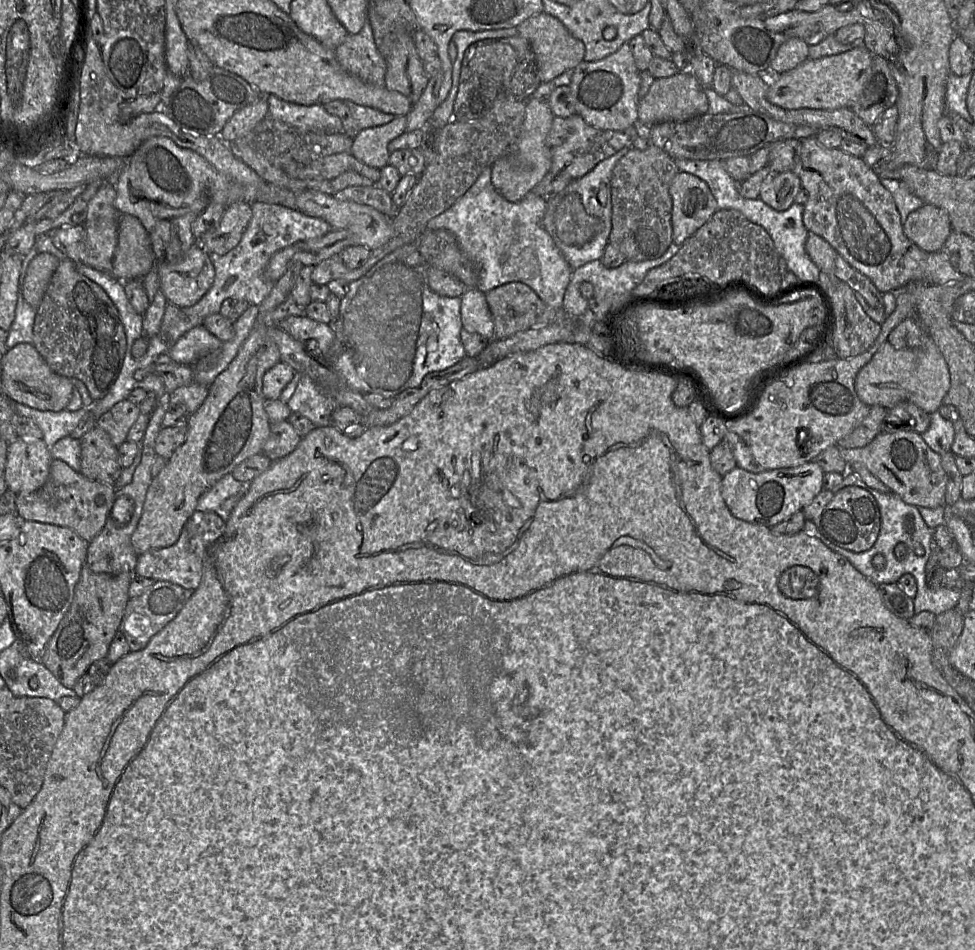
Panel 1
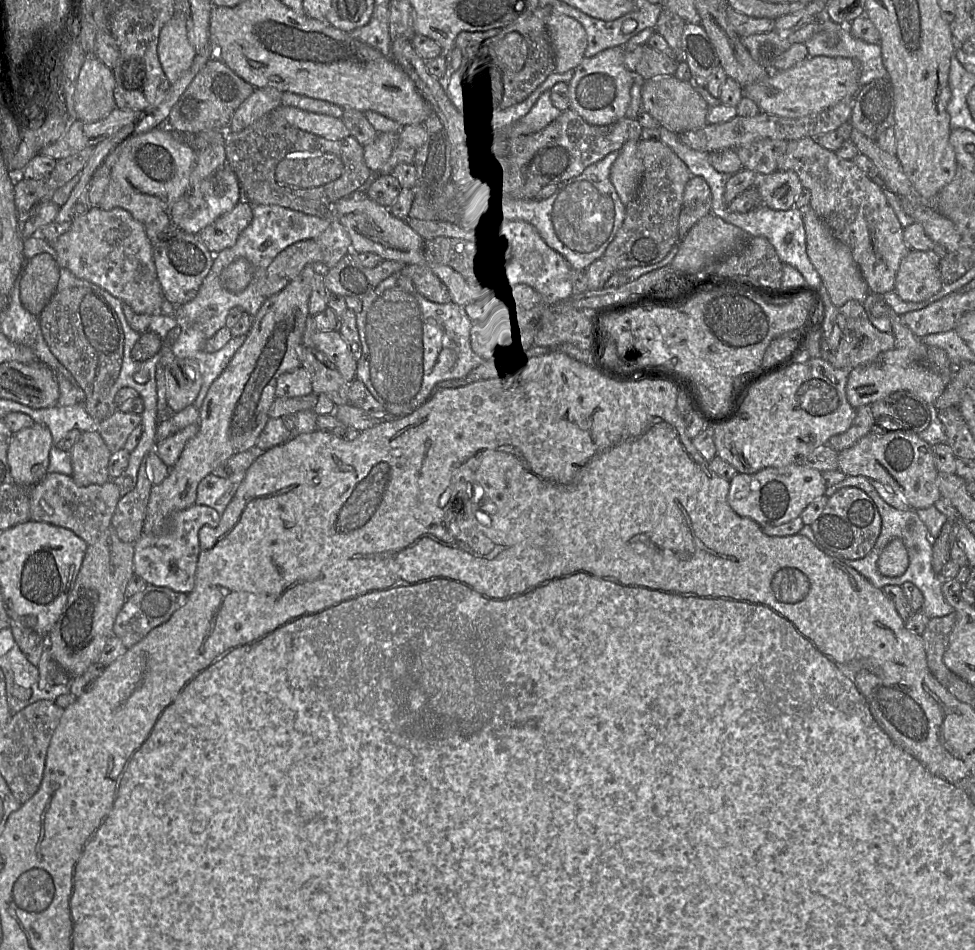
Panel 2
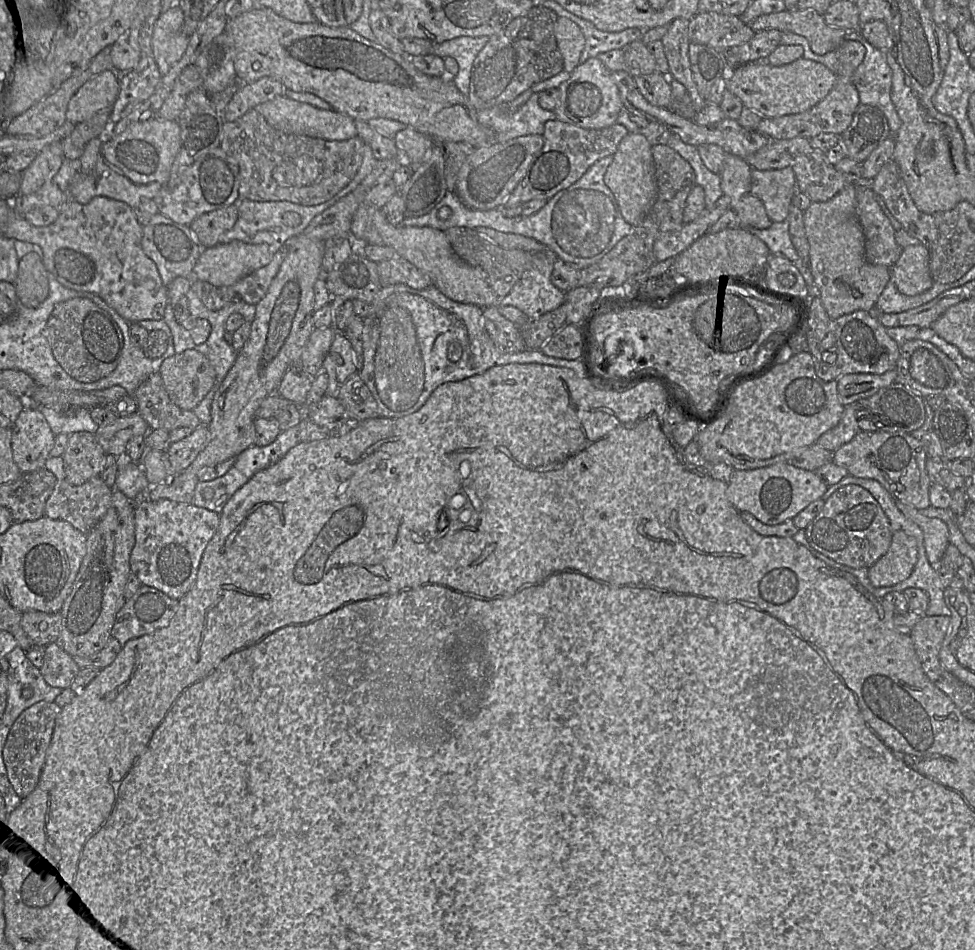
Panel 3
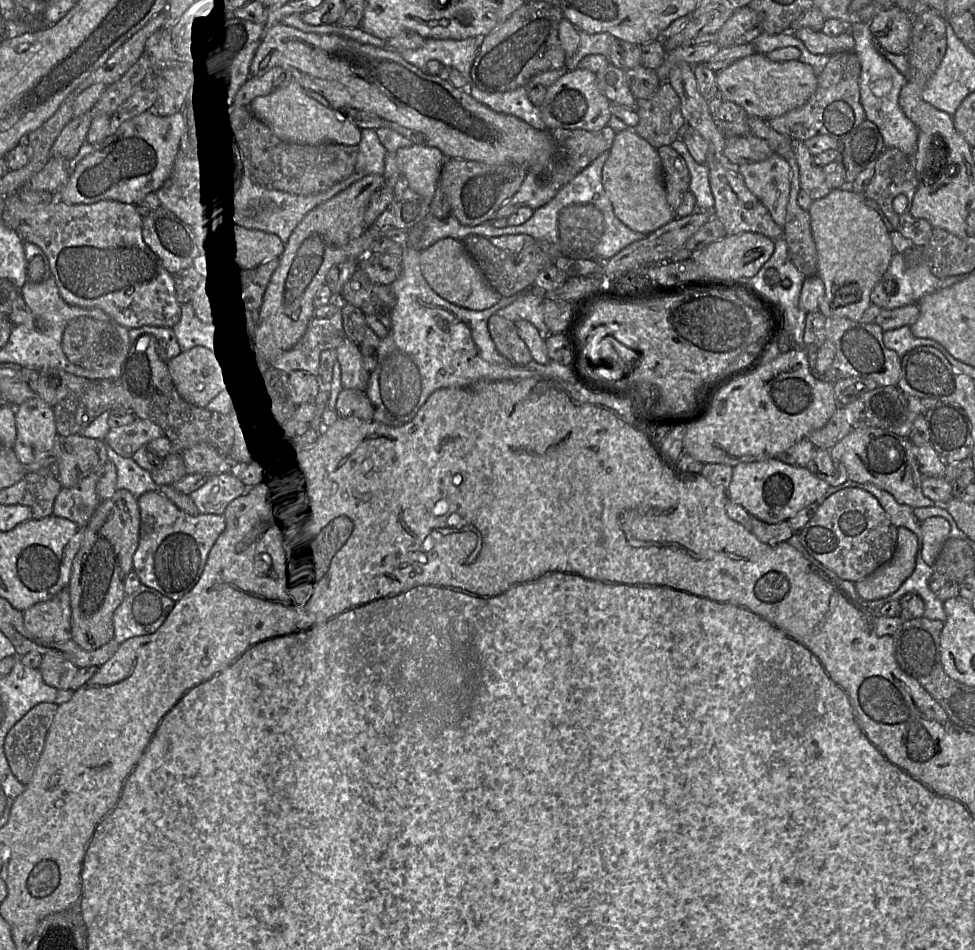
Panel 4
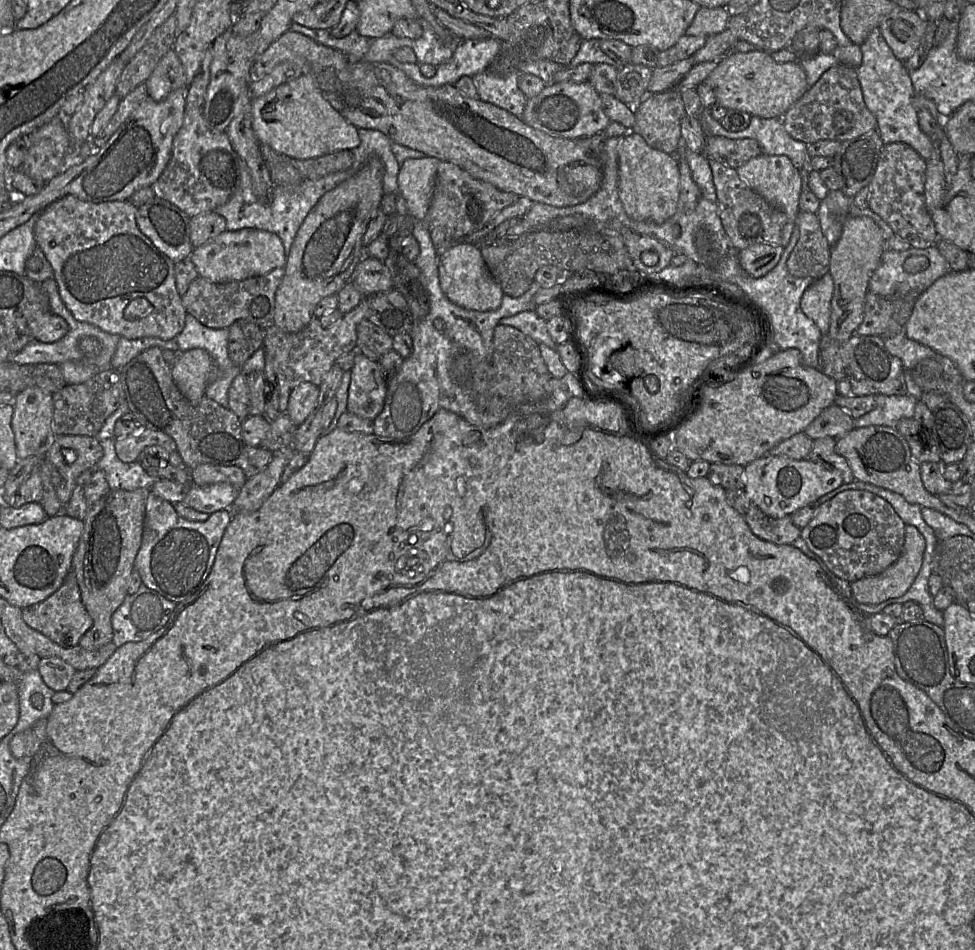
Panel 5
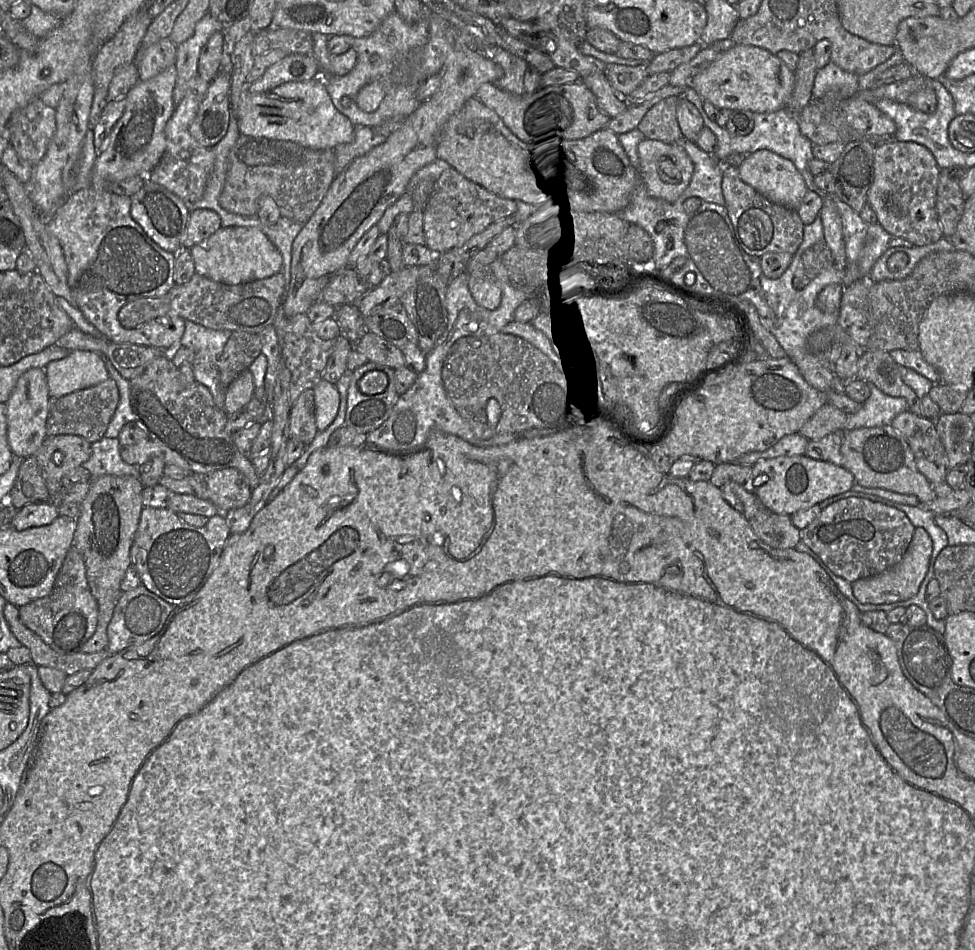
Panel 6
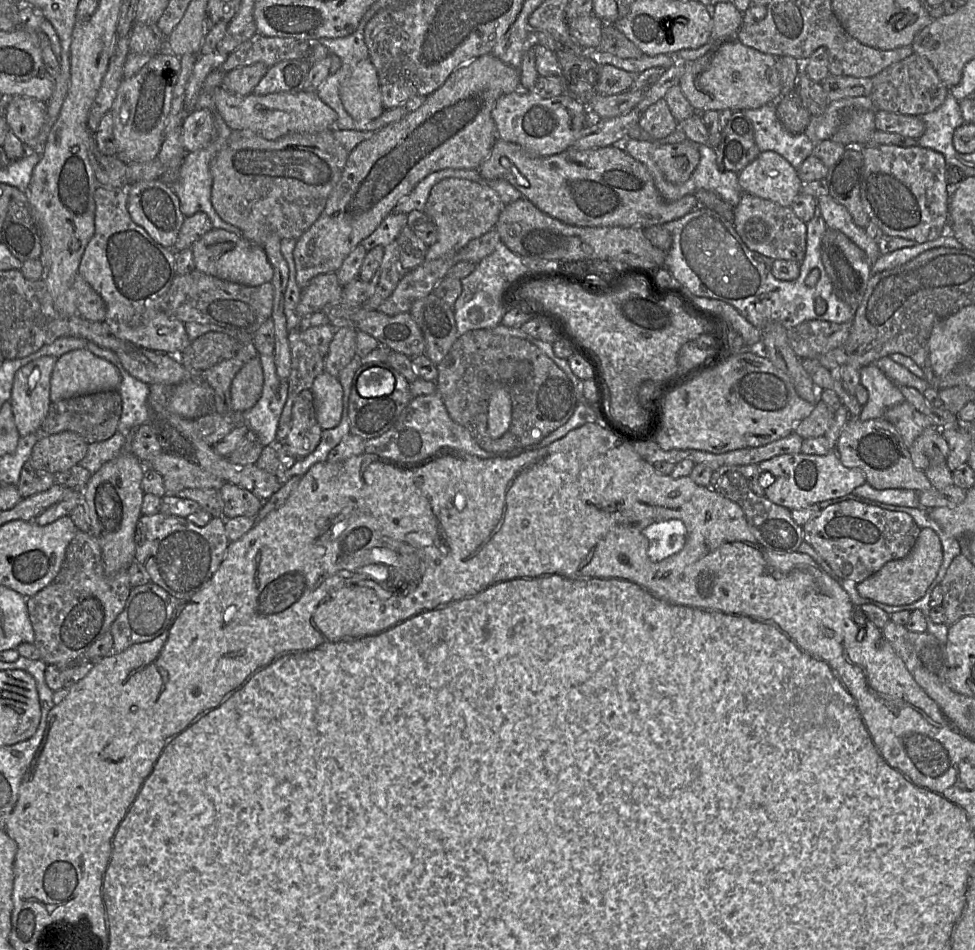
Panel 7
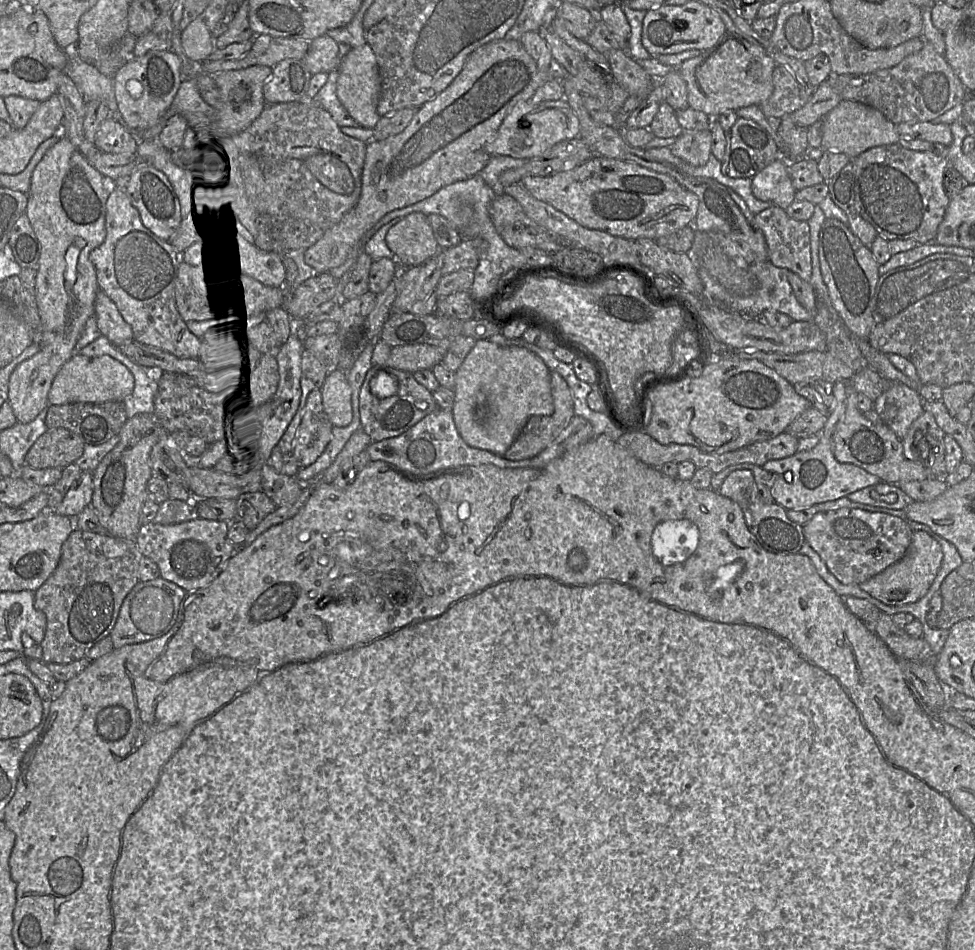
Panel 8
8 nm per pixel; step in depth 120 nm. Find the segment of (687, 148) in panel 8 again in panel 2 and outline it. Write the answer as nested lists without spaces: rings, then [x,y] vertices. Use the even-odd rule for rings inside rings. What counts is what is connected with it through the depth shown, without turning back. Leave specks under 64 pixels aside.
[[[638,140],[627,141],[610,170],[610,181],[625,207],[634,199],[644,171],[638,143]]]

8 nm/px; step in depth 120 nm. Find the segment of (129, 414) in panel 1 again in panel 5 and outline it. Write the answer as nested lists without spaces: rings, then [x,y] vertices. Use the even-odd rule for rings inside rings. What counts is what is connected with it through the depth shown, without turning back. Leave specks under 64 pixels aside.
[[[147,428],[142,431],[134,431],[126,437],[114,438],[114,441],[116,455],[123,463],[137,462],[141,452],[148,446],[160,446],[166,449],[169,453],[177,451],[175,442],[168,435]]]

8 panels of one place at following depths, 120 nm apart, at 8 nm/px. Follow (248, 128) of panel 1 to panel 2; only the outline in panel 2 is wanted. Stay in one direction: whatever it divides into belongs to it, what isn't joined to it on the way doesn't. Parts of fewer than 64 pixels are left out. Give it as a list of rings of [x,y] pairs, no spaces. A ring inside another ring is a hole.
[[[272,87],[257,88],[235,110],[227,131],[240,132],[281,105],[282,92]]]

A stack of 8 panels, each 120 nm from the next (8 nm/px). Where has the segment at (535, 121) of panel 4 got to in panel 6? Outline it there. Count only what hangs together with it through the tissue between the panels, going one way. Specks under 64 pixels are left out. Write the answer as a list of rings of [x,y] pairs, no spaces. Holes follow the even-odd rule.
[[[492,46],[485,48],[487,50],[484,55],[503,69],[502,77],[496,80],[494,84],[499,89],[513,95],[524,94],[527,90],[523,79],[528,63],[524,59],[500,47]]]

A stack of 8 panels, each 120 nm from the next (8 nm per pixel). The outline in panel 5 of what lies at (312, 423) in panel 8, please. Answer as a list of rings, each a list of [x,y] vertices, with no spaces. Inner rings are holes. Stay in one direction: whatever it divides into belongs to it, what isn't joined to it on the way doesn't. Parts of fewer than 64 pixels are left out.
[[[303,382],[290,389],[286,414],[298,427],[317,406],[319,388],[311,382]]]

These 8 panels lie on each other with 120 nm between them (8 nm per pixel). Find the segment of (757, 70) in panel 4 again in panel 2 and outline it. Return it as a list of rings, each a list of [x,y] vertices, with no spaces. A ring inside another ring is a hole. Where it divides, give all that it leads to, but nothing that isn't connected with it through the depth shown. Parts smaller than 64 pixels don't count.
[[[807,56],[785,70],[773,70],[763,79],[743,87],[743,95],[765,113],[798,118],[812,115],[835,105],[846,97],[853,97],[859,86],[860,66],[846,57]]]

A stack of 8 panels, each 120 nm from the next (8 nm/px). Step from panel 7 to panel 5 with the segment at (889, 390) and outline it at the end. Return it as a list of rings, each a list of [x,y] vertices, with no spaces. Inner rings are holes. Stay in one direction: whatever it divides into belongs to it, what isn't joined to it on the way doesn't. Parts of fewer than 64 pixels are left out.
[[[876,394],[875,408],[854,420],[854,428],[885,426],[896,428],[903,418],[913,418],[918,400],[907,395]]]

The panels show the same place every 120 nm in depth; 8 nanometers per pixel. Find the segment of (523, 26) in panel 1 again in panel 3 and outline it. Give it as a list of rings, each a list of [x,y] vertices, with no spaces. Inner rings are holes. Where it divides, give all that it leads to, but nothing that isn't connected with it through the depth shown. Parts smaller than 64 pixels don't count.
[[[559,17],[555,26],[555,37],[563,57],[564,71],[571,73],[580,64],[585,36],[575,22],[566,17]]]

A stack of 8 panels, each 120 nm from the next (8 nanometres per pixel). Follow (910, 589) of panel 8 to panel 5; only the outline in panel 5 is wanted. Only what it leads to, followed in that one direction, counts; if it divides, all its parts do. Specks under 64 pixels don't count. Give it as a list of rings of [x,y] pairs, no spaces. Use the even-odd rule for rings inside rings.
[[[906,525],[899,558],[883,572],[851,582],[853,598],[864,604],[879,604],[905,594],[920,571],[925,545],[920,531]]]

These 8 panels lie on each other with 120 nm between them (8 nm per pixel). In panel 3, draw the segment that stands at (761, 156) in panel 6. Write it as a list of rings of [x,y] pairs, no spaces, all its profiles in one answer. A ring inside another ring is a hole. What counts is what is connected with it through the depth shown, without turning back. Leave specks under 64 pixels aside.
[[[791,167],[775,170],[751,170],[751,189],[764,204],[772,222],[787,219],[793,197],[797,193],[797,181]]]

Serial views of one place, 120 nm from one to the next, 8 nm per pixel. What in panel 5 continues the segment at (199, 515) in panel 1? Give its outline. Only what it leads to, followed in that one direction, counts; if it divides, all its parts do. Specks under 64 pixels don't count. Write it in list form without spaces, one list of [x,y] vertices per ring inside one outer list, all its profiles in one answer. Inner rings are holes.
[[[146,491],[142,541],[134,562],[134,568],[139,573],[142,583],[175,604],[184,602],[197,594],[203,588],[211,571],[218,547],[232,515],[231,510],[221,510],[210,514],[203,522],[186,520],[175,511],[171,503]]]

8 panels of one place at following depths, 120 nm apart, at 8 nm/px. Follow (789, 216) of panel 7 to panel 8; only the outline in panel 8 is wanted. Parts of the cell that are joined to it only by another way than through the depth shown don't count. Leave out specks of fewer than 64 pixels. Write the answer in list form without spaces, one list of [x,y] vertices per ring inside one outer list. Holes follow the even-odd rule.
[[[776,205],[755,214],[752,226],[759,229],[767,244],[768,260],[778,268],[796,273],[806,282],[812,275],[810,227],[807,221],[798,221],[789,217],[786,211]]]

